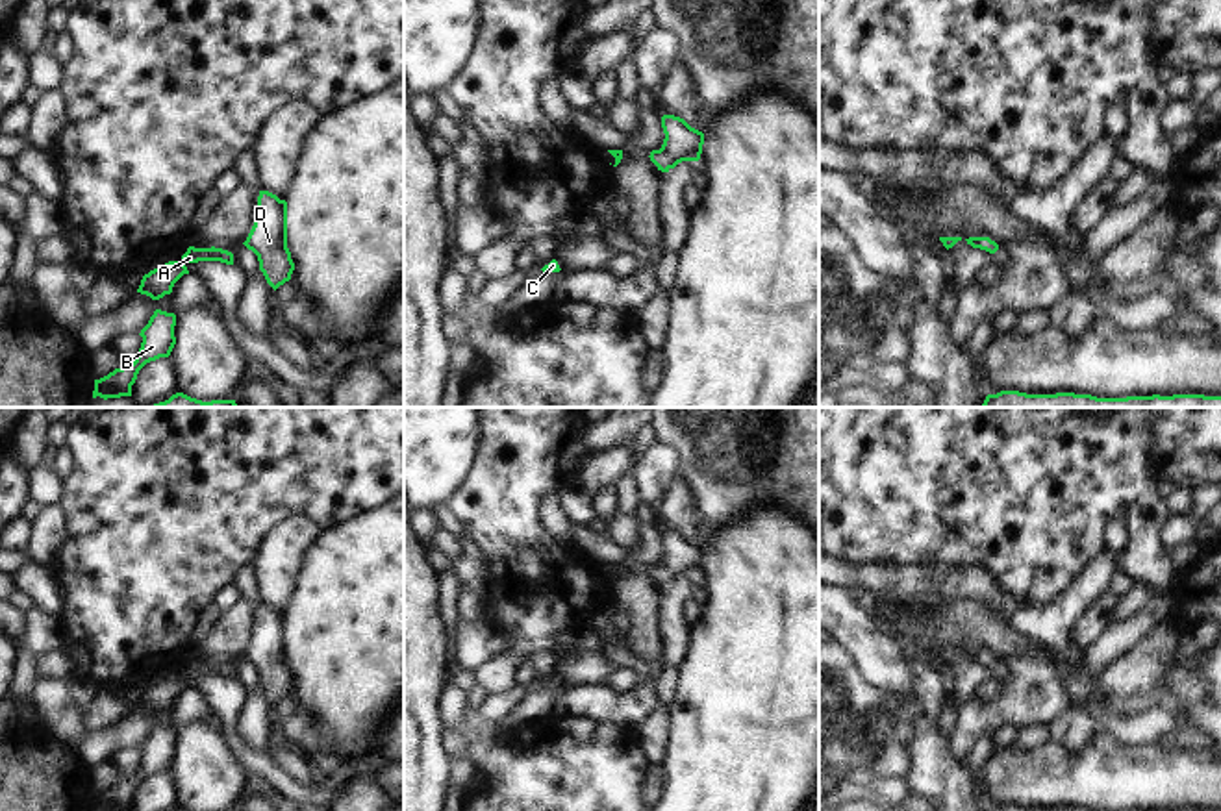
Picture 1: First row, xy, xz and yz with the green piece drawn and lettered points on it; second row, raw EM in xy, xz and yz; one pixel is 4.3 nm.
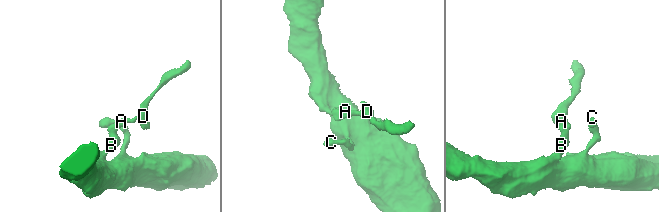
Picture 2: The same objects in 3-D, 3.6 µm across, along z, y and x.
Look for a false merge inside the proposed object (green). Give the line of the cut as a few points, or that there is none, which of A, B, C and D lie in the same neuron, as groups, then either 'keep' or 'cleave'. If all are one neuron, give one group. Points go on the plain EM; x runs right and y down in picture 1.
no cut | A B C D | keep

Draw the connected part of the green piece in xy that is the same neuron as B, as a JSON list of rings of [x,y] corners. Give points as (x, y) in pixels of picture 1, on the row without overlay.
[[[156,724],[148,739],[139,748],[143,757],[135,776],[94,794],[93,811],[132,811],[132,800],[135,798],[139,785],[150,776],[170,770],[176,759],[174,741],[174,728]]]

